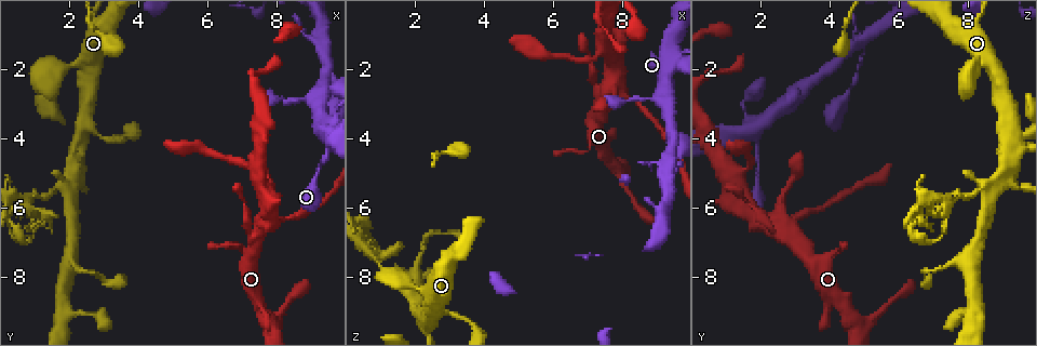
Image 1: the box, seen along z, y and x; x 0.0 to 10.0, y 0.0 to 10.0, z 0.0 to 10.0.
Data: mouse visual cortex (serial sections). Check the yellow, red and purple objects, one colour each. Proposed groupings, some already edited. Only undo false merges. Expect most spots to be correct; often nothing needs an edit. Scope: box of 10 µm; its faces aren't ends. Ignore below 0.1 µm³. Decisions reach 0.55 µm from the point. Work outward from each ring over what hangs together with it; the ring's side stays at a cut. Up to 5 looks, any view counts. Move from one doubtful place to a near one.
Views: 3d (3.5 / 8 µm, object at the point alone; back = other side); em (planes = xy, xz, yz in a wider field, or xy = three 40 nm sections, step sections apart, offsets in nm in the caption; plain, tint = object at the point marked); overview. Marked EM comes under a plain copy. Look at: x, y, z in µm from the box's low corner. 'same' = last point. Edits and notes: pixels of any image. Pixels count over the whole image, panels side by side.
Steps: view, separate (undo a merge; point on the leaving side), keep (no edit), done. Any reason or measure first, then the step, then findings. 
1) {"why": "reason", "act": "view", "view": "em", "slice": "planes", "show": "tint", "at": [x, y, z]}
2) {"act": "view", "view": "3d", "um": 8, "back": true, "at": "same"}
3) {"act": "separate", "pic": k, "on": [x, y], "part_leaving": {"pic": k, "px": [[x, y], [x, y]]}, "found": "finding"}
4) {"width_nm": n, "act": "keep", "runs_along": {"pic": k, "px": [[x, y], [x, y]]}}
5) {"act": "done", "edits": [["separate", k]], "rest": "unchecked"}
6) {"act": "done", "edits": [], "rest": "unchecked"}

{"why": "three-way junction", "act": "view", "view": "3d", "um": 8, "at": [2.15, 5.60, 8.65]}

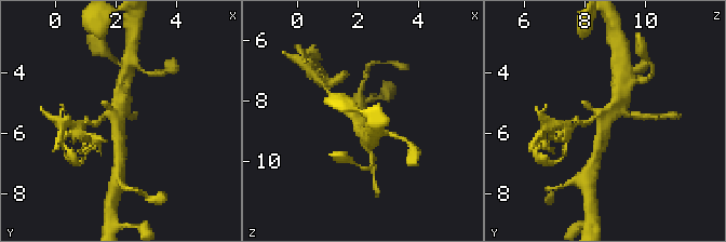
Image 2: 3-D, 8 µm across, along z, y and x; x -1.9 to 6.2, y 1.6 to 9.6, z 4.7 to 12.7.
{"why": "closer look", "act": "view", "view": "3d", "um": 3.5, "at": "same"}

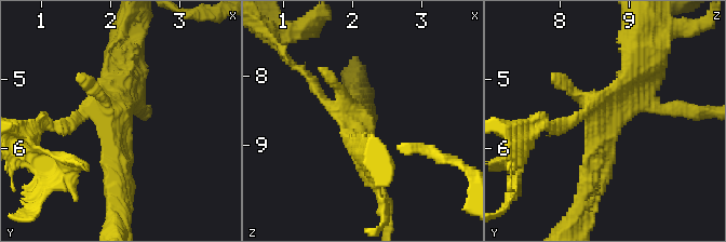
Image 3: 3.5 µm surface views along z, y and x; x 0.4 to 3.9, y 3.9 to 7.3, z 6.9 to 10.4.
{"why": "shape alone is not enough", "act": "view", "view": "em", "slice": "xy", "step": 1, "show": "tint", "at": [2.10, 5.55, 8.70]}

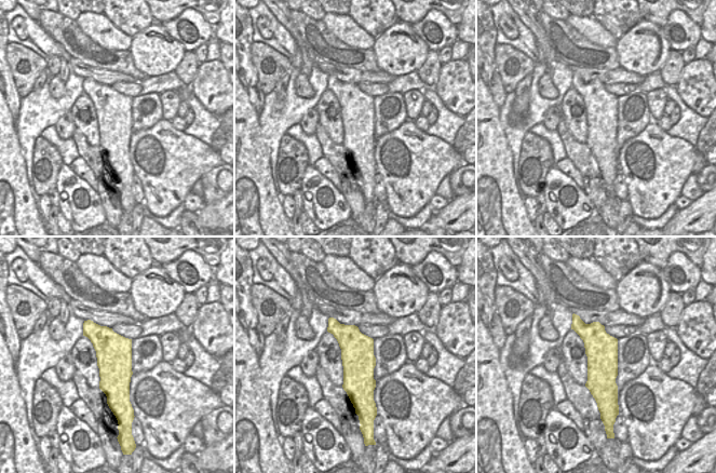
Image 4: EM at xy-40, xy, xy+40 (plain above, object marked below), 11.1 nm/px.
{"act": "keep", "found": "one cell here"}

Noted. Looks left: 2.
{"why": "thin neck", "act": "view", "view": "3d", "um": 3.5, "at": [7.95, 6.40, 2.80]}

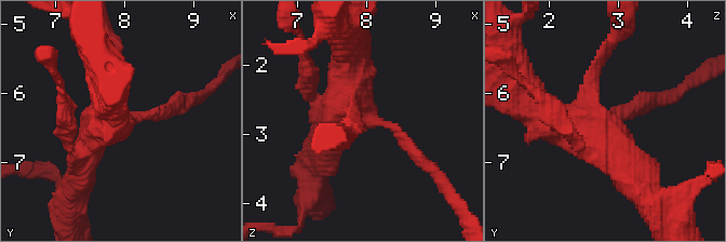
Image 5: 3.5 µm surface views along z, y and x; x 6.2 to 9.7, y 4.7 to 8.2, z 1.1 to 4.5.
{"arms": 4, "arm_widths_nm": [150, 150, 400, 400], "why": "need the tissue", "act": "view", "view": "em", "slice": "planes", "show": "tint", "at": [7.95, 6.35, 2.75]}

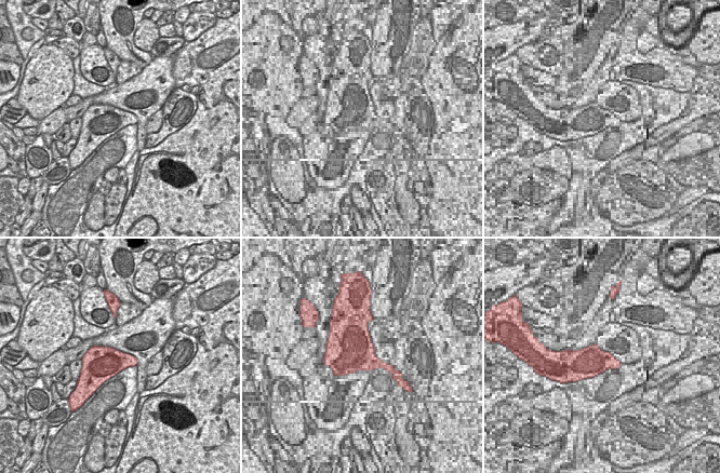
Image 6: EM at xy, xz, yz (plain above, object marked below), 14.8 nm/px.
{"width_nm": 480, "act": "keep", "runs_along": {"pic": 5, "px": [[622, 171], [526, 98]]}, "found": "continuous, no second cell"}

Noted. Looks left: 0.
{"act": "done", "edits": [], "rest": "unchecked"}

